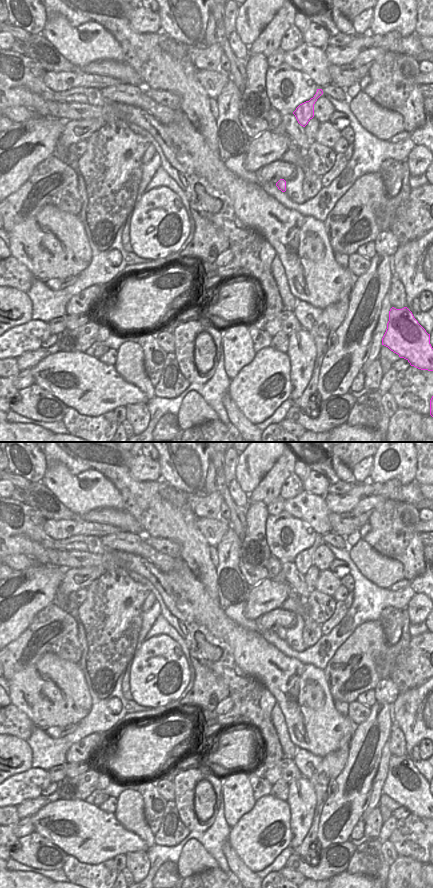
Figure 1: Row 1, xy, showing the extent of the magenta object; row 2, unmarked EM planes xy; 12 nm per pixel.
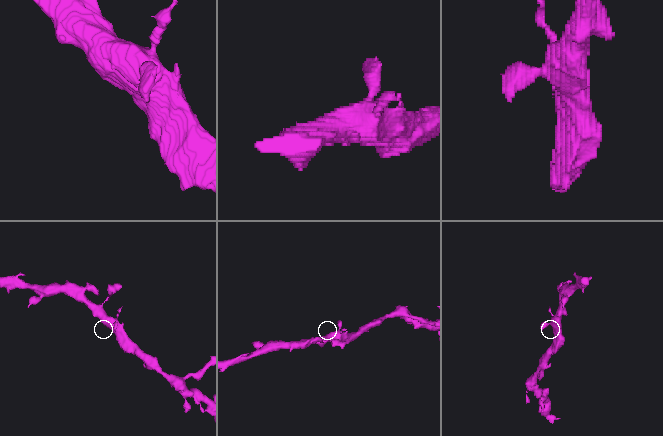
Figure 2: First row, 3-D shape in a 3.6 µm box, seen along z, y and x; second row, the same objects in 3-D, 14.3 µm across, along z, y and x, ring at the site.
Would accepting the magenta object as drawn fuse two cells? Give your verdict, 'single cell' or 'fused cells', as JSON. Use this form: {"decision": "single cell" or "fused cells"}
{"decision": "single cell"}

